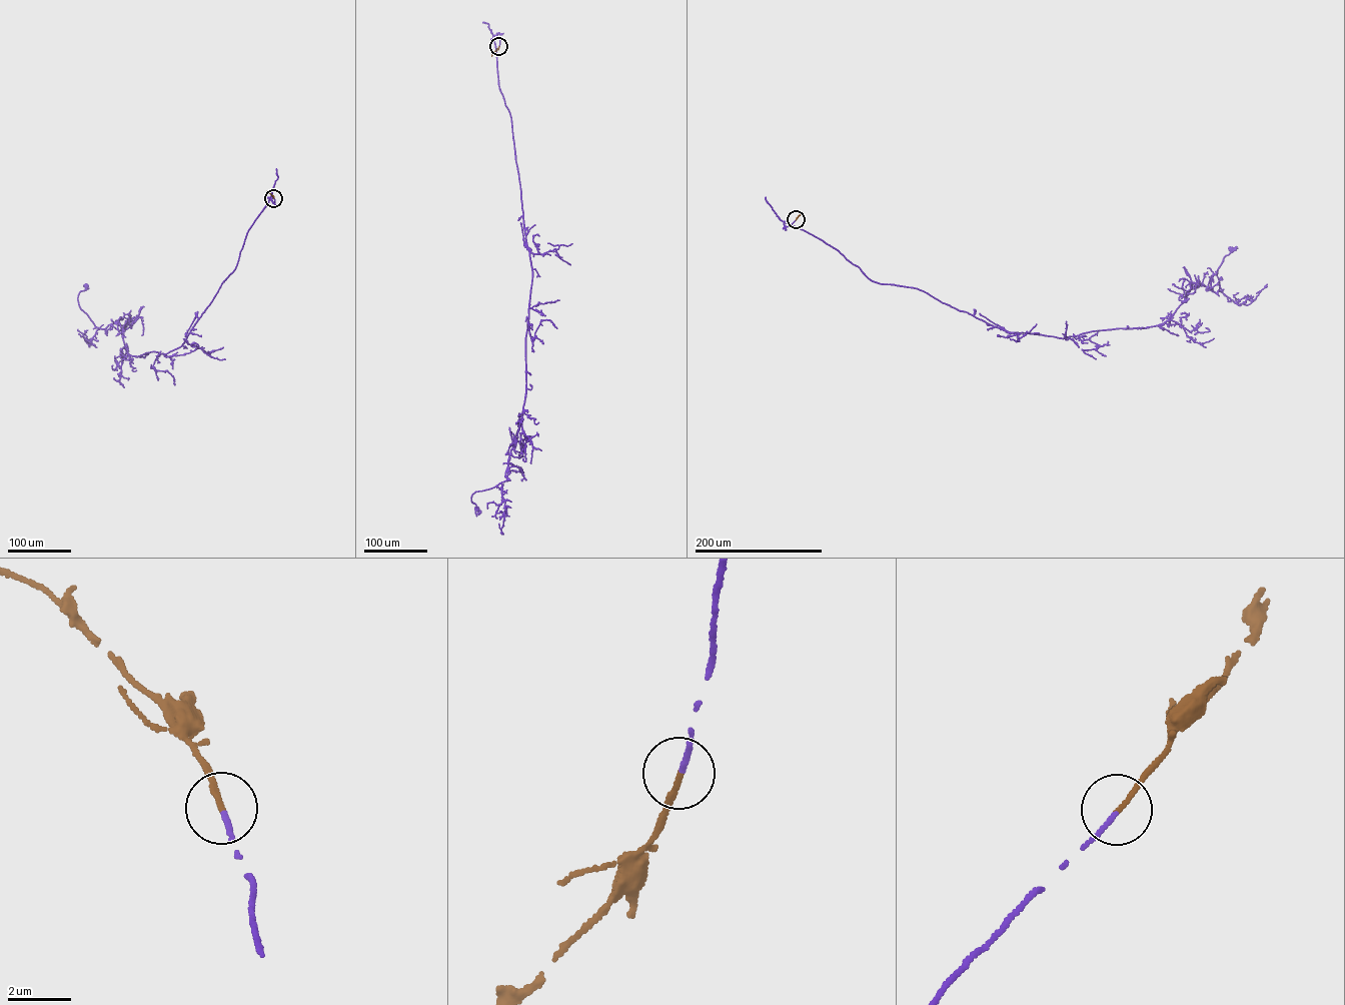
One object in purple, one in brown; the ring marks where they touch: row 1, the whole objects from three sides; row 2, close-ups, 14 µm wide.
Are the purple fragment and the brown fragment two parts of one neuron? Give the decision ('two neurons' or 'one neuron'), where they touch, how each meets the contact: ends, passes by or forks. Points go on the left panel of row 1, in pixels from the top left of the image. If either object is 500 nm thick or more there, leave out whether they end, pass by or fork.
one neuron; place (273, 198); purple ends; brown ends

